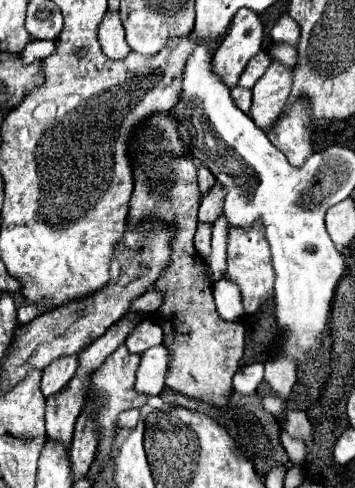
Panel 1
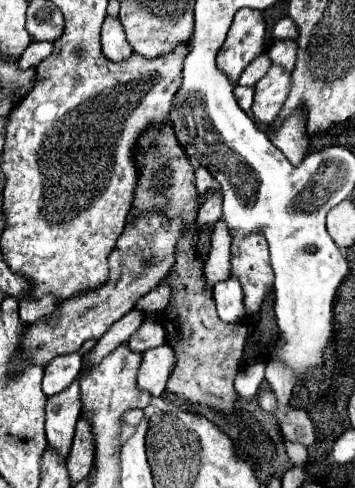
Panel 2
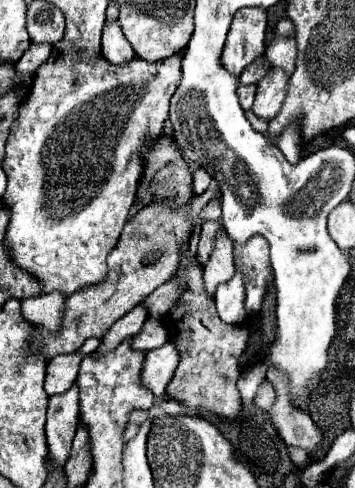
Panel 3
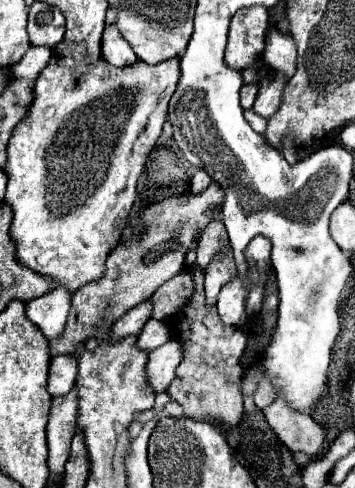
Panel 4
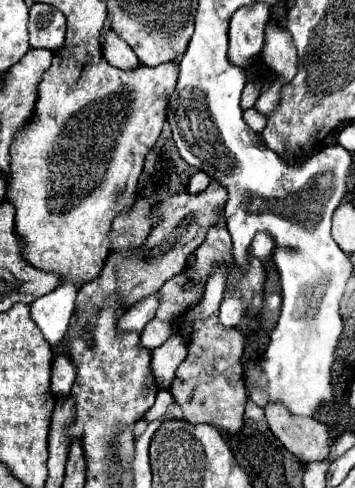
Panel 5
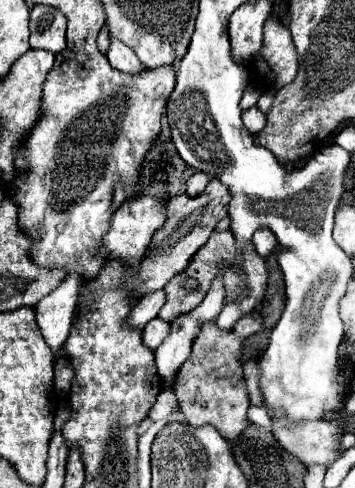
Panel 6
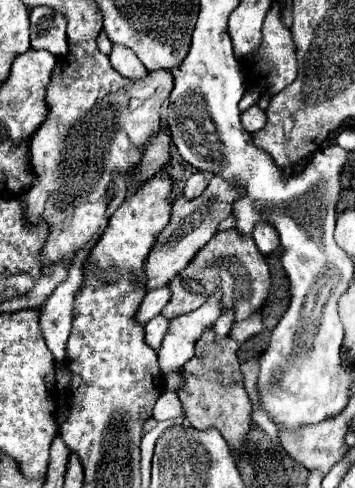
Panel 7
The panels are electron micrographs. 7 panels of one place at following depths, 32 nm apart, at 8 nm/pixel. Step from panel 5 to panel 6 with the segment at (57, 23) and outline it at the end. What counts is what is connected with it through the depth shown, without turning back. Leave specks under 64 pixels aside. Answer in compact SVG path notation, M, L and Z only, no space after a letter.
M34 6L30 10L30 46L52 54L66 50L66 18L52 6Z

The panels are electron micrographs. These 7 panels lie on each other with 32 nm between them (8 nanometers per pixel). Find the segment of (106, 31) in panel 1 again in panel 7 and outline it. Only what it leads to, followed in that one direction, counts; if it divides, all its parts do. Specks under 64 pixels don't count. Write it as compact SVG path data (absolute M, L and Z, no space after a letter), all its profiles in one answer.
M114 44L114 48L112 48L110 62L116 68L116 72L122 74L128 80L140 80L148 74L144 64L140 64L138 56L130 48L124 48L124 46L118 46L118 44Z

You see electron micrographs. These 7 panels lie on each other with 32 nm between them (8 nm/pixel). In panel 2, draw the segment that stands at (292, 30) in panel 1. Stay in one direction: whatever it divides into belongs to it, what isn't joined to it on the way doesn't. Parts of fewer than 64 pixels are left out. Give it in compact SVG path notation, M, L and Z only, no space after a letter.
M282 18L274 26L274 38L278 40L296 40L296 36L298 32L296 32L296 24L292 18Z

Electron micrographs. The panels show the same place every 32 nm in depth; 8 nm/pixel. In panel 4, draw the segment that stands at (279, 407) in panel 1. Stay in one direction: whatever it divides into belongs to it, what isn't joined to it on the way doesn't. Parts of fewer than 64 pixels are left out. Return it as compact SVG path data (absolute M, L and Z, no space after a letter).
M260 378L258 382L258 388L254 392L254 402L258 408L266 408L268 404L272 404L274 396L272 396L272 388L270 388L270 382L266 378Z

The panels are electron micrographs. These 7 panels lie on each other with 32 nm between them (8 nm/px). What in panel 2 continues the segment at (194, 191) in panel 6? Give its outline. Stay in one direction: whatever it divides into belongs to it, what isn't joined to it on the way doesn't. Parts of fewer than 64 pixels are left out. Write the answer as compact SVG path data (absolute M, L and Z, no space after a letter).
M198 168L196 170L196 190L198 190L198 194L202 196L202 194L206 194L210 188L214 186L214 178L212 178L212 174L206 170L206 168Z

